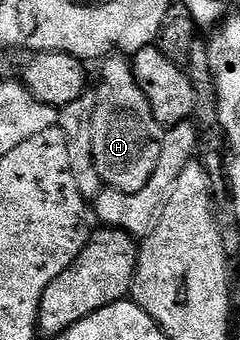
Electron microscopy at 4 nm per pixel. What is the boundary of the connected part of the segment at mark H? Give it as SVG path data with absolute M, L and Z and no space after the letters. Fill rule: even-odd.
M108 56L102 59L101 66L103 79L93 90L93 160L104 187L122 194L141 192L141 188L149 184L157 160L161 160L165 130L157 124L153 108L149 108L149 100L145 100L145 92L141 92L135 80L132 63L123 56Z

